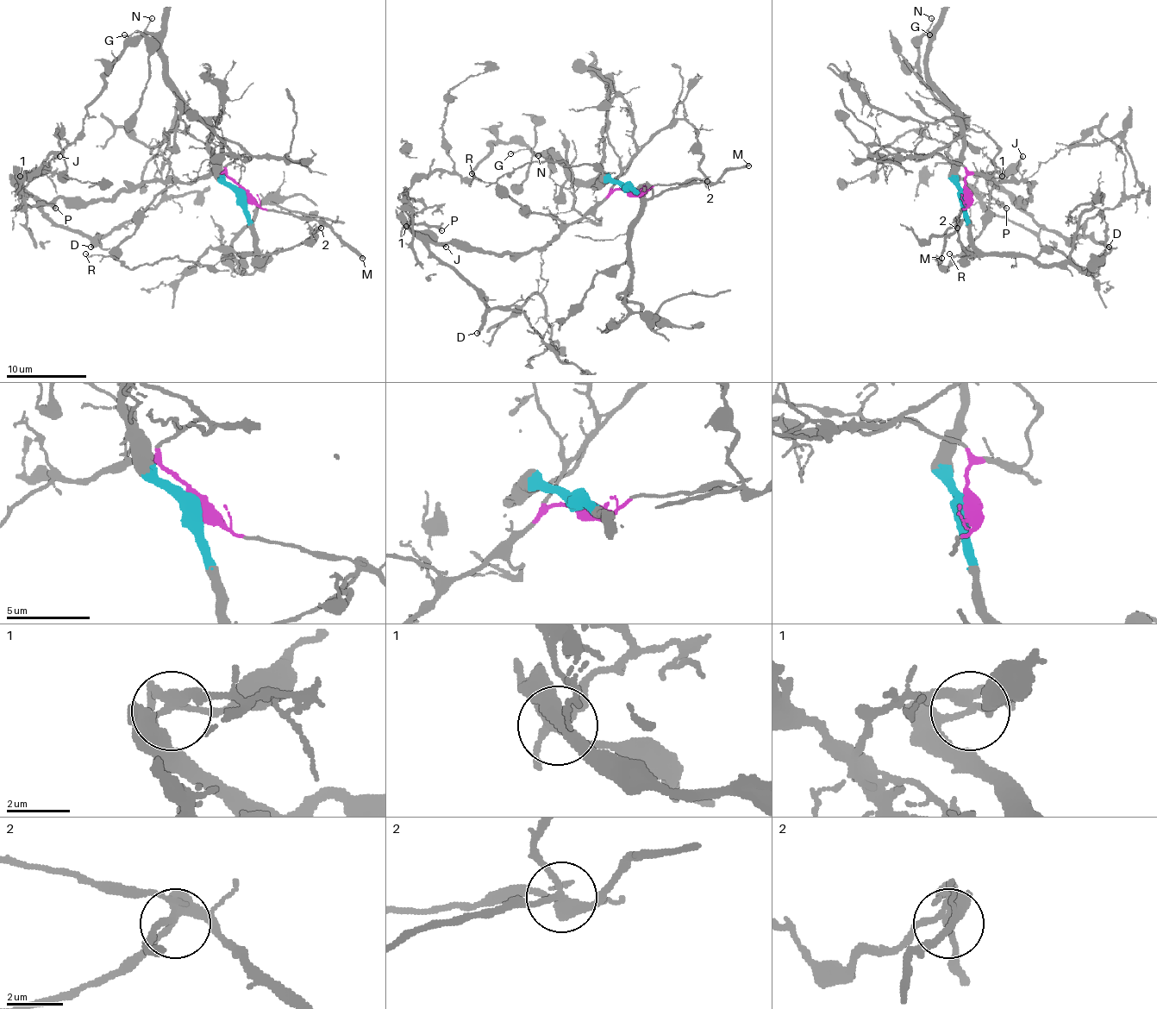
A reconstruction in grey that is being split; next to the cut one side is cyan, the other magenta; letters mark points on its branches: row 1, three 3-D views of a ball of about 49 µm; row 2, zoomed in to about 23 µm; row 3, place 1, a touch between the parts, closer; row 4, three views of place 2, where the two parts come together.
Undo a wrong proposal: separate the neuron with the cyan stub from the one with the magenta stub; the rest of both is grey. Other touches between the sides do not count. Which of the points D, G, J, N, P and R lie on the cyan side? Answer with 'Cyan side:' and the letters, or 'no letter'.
Cyan side: G, N, P

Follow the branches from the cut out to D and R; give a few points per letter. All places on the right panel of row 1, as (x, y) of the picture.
D: (965, 192), (969, 174), (1022, 182), (1028, 198), (1019, 204), (1037, 222), (1109, 246)
R: (965, 192), (965, 178), (969, 174), (983, 174), (998, 182), (991, 190), (985, 228), (959, 256), (948, 254)

